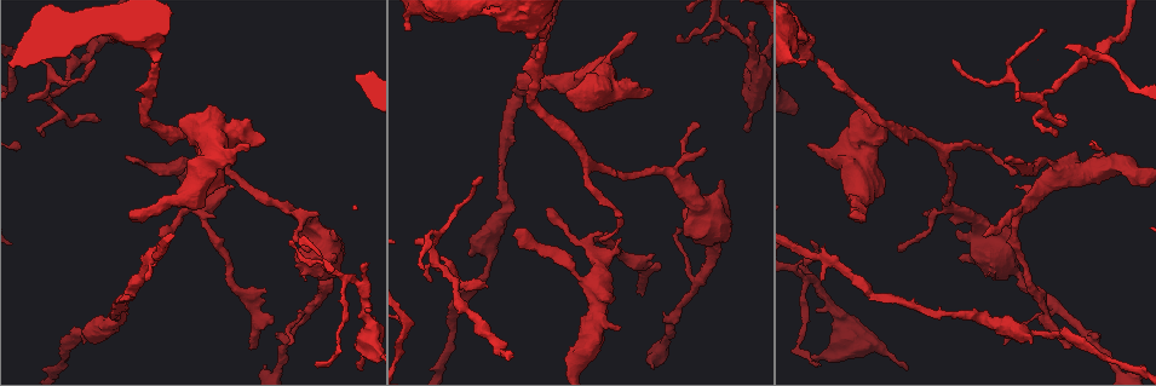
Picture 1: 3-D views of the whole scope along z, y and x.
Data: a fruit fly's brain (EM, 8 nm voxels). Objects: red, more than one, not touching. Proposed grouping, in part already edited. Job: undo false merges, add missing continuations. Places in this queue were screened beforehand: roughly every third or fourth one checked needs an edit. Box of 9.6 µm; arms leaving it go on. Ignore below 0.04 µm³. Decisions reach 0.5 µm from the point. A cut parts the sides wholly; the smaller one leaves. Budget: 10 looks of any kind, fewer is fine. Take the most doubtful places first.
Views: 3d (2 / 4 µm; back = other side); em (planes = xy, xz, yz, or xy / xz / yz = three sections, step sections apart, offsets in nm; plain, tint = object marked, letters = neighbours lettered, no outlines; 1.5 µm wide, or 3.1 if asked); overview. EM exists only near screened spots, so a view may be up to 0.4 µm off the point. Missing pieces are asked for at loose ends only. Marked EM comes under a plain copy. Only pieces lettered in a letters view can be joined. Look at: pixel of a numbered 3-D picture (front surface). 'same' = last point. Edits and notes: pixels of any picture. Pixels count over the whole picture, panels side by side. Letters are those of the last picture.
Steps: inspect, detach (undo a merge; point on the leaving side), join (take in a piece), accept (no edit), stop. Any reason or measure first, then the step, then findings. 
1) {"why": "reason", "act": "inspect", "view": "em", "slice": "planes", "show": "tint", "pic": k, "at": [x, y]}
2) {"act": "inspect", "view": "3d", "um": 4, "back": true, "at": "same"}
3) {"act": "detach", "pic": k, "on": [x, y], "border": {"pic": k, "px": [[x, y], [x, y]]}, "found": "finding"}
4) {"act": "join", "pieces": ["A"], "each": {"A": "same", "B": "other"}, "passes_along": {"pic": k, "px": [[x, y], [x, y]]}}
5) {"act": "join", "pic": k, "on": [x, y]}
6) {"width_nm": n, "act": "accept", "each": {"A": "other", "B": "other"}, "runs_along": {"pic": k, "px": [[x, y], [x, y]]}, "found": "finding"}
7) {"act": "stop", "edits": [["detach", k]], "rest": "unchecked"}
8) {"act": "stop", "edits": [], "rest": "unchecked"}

{"why": "an open end", "act": "inspect", "view": "3d", "um": 2, "pic": 1, "at": [637, 293]}

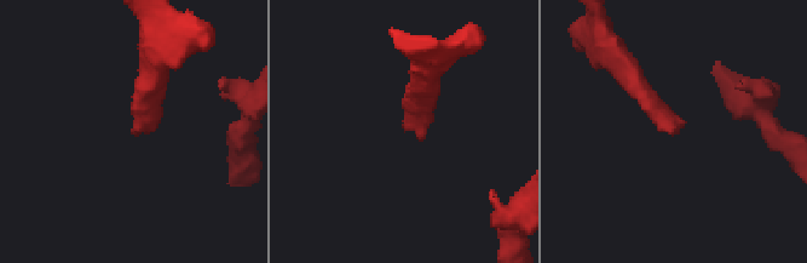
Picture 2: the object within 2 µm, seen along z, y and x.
{"why": "shape alone is not enough", "act": "inspect", "view": "em", "slice": "xz", "step": 8, "show": "tint", "pic": 2, "at": [671, 130]}

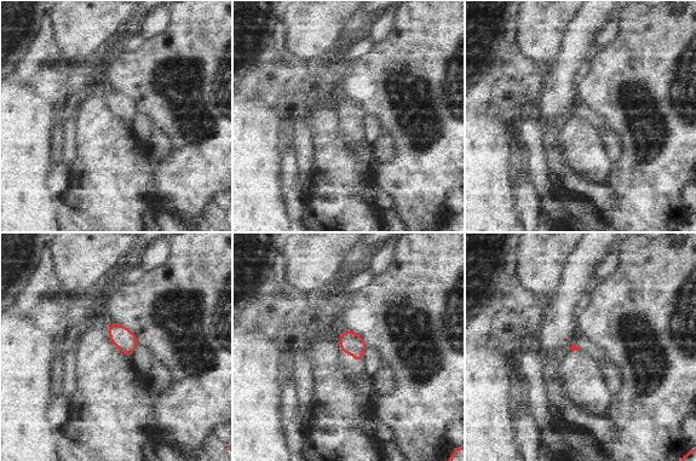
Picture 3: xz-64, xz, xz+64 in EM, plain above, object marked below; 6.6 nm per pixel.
{"why": "cut it another way", "act": "inspect", "view": "em", "slice": "planes", "show": "letters", "at": "same"}

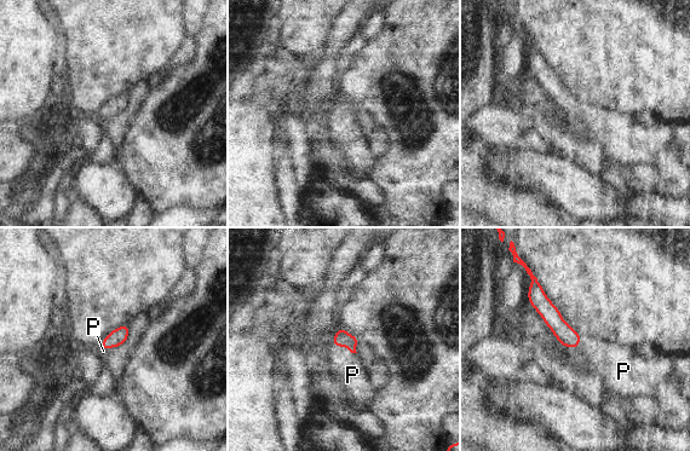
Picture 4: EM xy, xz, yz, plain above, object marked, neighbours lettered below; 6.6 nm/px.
{"act": "join", "pieces": ["P"], "each": {"P": "same"}, "found": "it goes on there"}

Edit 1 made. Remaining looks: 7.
{"act": "inspect", "view": "em", "slice": "yz", "step": 8, "show": "tint", "pic": 1, "at": [649, 88]}

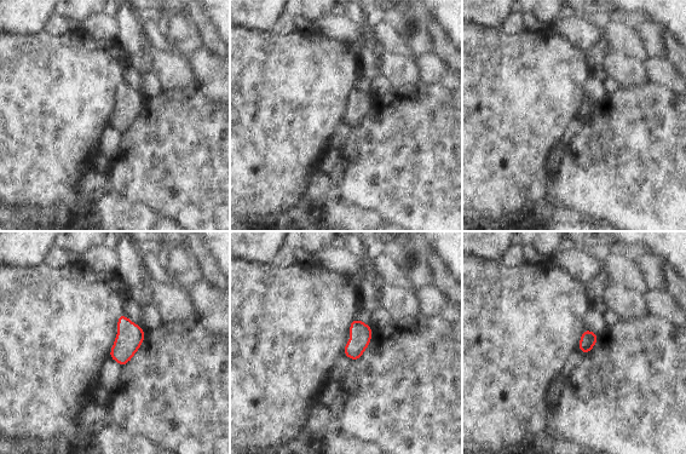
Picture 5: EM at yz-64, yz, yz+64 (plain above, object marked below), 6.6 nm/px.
{"act": "inspect", "view": "em", "slice": "planes", "show": "letters", "at": "same"}

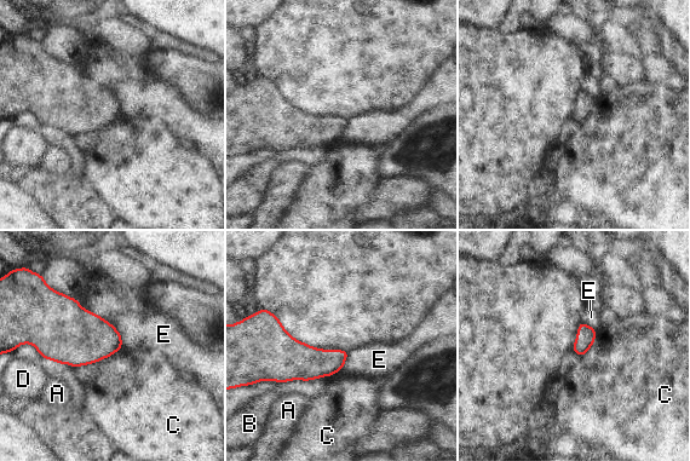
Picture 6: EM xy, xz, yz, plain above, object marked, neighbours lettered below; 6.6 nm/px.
{"longest_contact_nm": ["C", 220], "act": "accept", "each": {"A": "other", "B": "other", "C": "other", "D": "other", "E": "other"}, "found": "no lettered piece goes on from it"}

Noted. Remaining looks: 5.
{"why": "branch stops here", "act": "inspect", "view": "3d", "um": 2, "pic": 1, "at": [697, 123]}

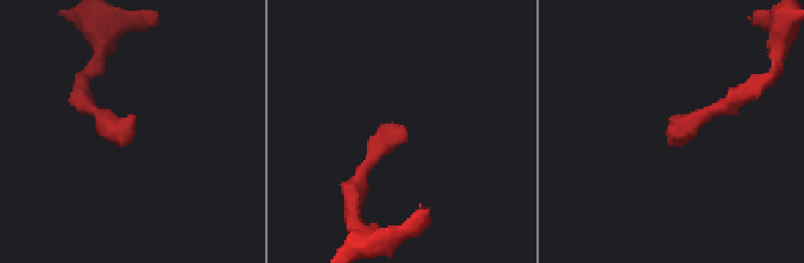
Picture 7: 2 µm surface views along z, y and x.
{"act": "inspect", "view": "em", "slice": "yz", "step": 8, "show": "letters", "pic": 7, "at": [406, 133]}

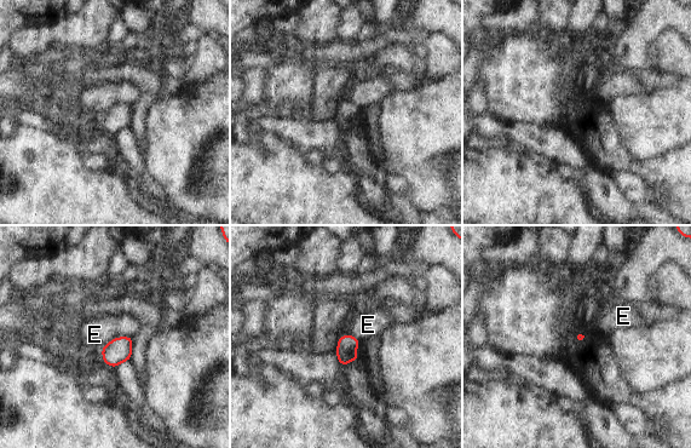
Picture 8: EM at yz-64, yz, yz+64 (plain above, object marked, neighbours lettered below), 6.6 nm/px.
{"act": "inspect", "view": "em", "slice": "planes", "show": "letters", "at": "same"}

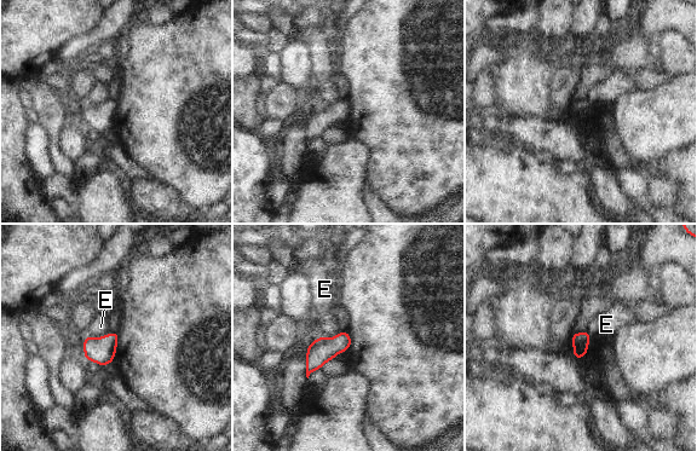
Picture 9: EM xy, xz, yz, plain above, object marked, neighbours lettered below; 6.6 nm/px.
{"act": "accept", "each": {"E": "other"}, "border": {"pic": 9, "px": [[110, 331], [99, 336], [87, 335]]}, "found": "no lettered piece goes on from it"}

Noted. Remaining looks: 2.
{"act": "stop", "edits": [["join", 4]], "rest": "unchecked"}

